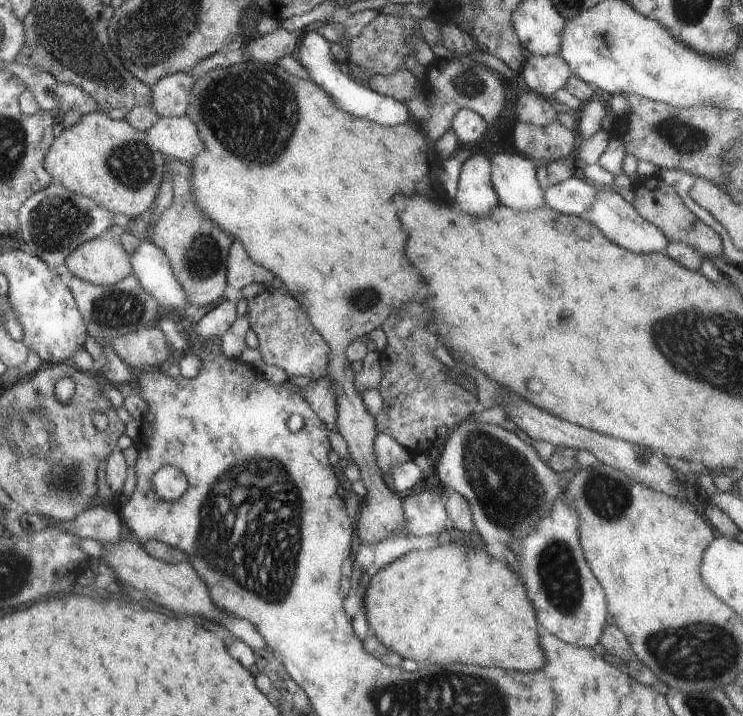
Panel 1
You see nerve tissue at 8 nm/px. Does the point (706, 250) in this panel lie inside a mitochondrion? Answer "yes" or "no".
no

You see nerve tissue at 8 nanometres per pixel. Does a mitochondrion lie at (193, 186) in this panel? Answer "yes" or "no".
no

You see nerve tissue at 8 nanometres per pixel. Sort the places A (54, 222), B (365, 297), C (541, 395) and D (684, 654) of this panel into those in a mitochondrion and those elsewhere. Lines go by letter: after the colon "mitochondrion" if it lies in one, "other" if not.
A: mitochondrion
B: mitochondrion
C: other
D: mitochondrion

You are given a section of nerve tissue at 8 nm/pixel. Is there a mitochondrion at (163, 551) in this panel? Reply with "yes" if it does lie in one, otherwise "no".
no

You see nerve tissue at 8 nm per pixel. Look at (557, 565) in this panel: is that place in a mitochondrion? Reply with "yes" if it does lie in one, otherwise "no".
yes

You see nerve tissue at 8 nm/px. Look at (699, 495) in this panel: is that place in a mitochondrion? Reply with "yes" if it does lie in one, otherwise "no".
no

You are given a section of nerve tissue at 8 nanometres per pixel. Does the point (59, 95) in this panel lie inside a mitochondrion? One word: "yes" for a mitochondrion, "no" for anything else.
yes

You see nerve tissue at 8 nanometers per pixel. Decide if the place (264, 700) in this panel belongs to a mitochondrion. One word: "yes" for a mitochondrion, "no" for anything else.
no

